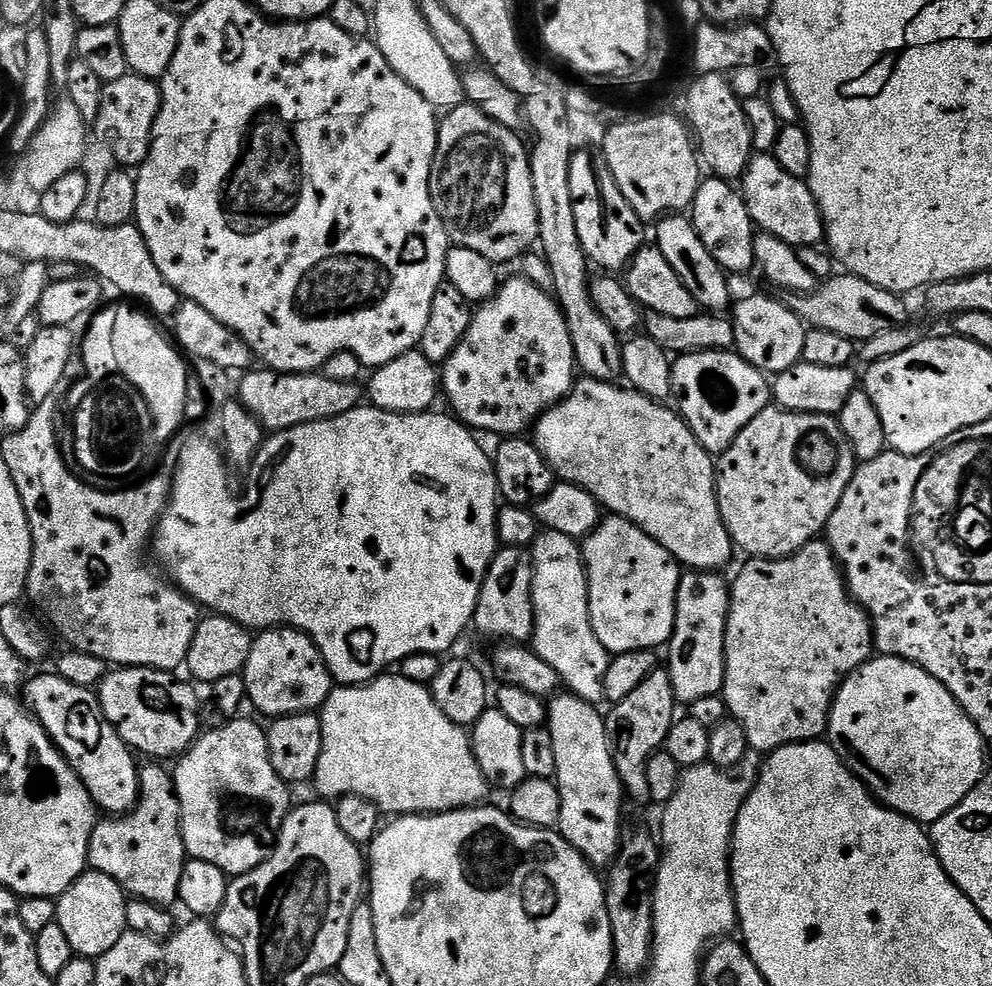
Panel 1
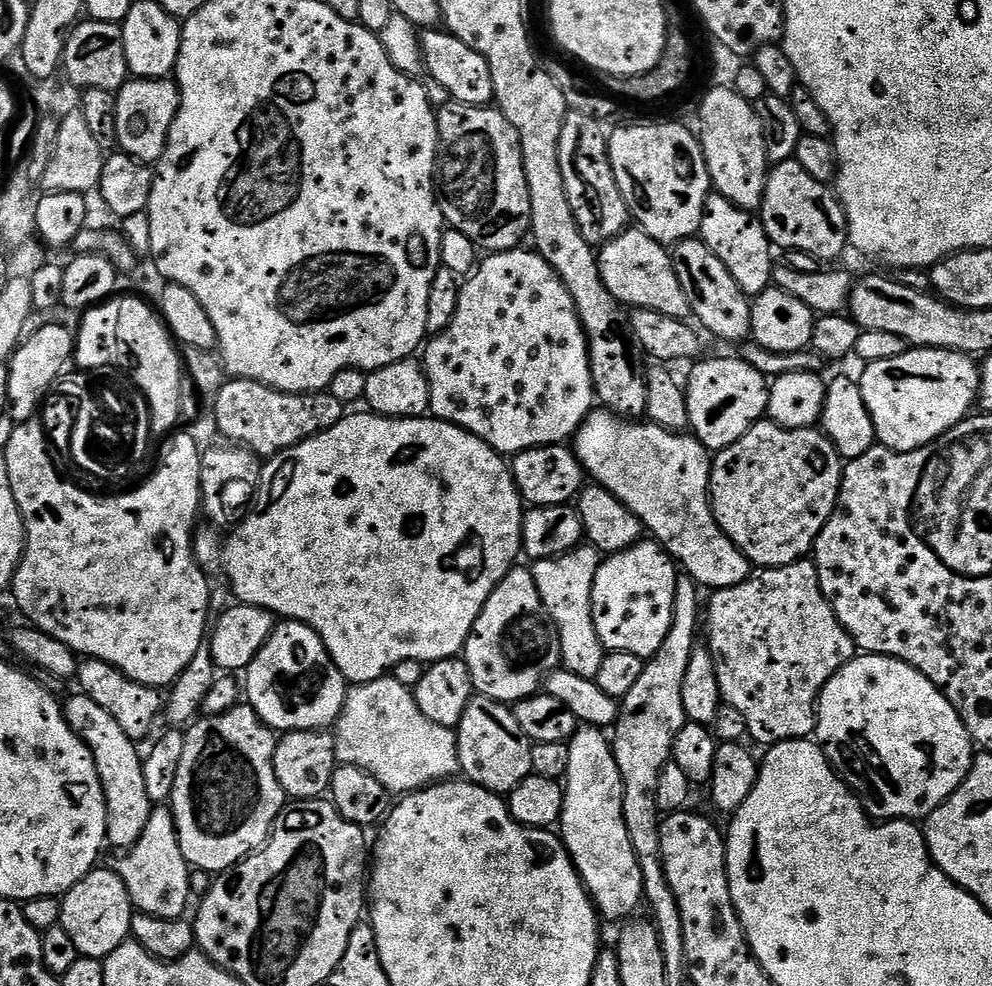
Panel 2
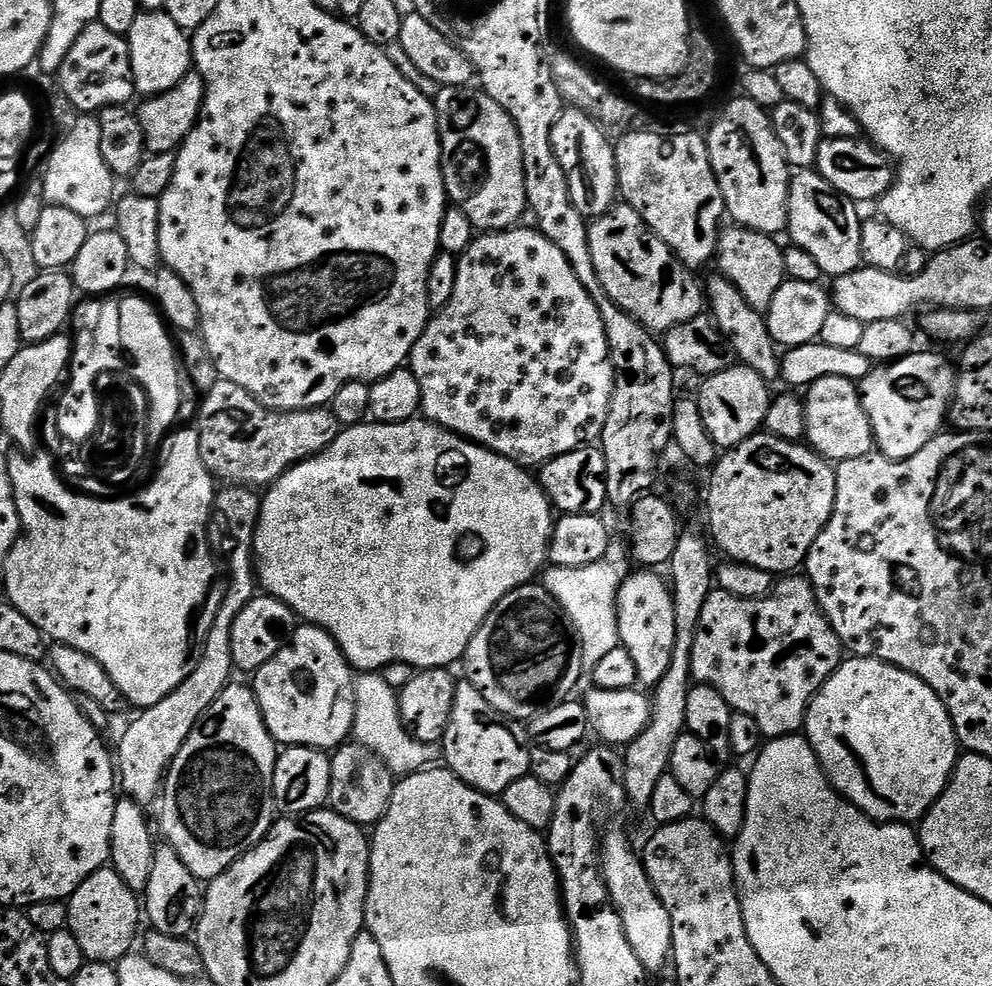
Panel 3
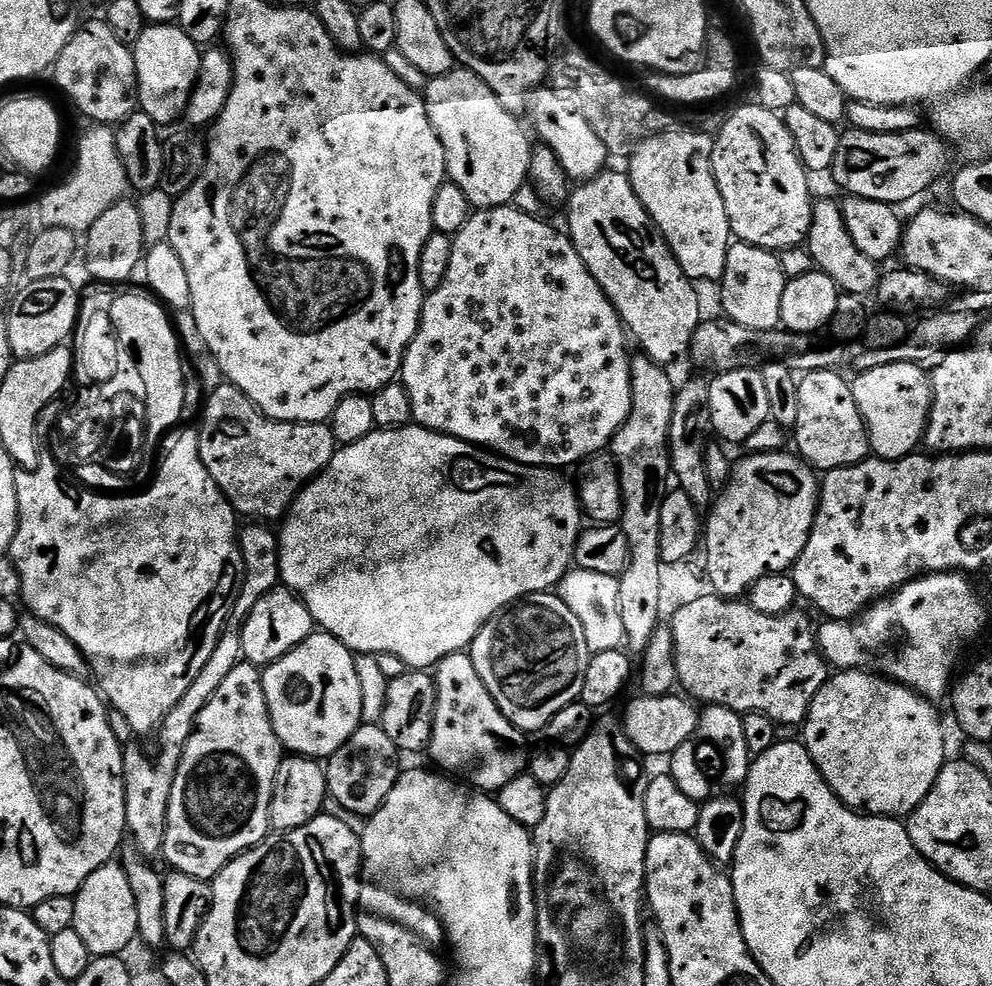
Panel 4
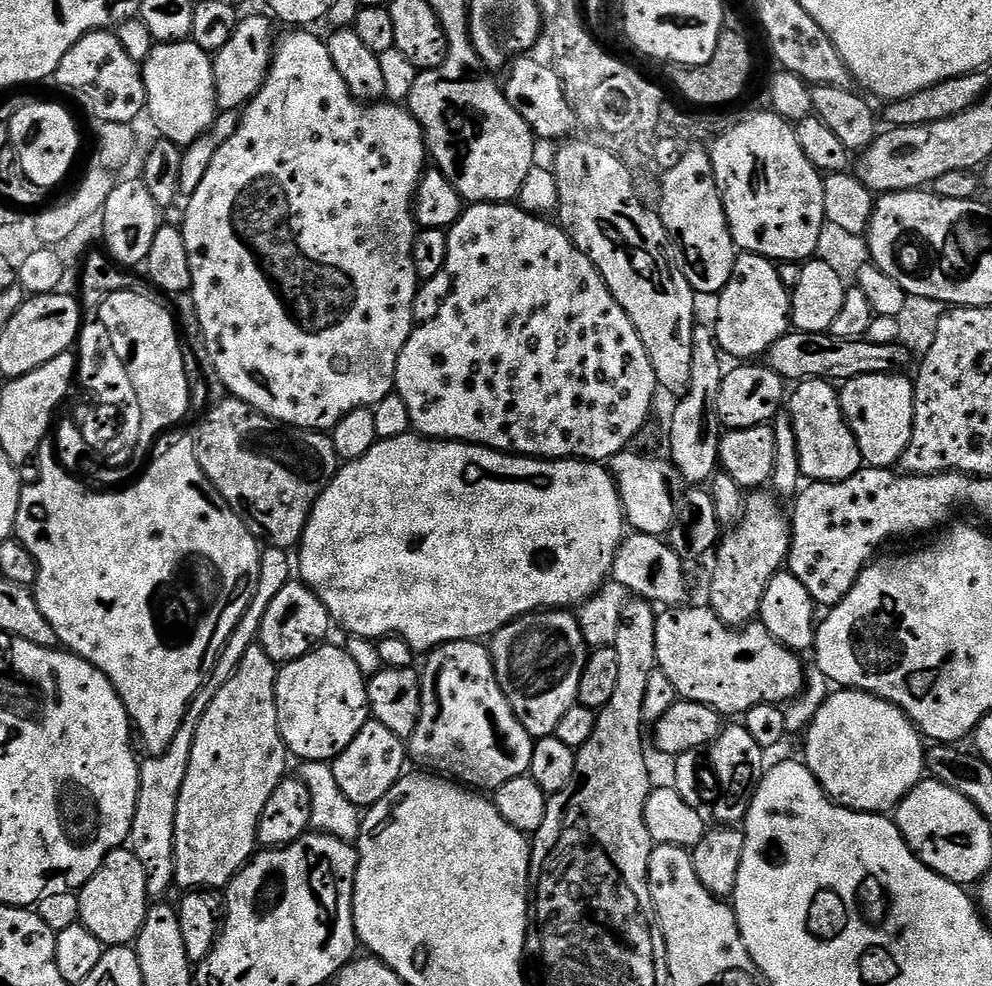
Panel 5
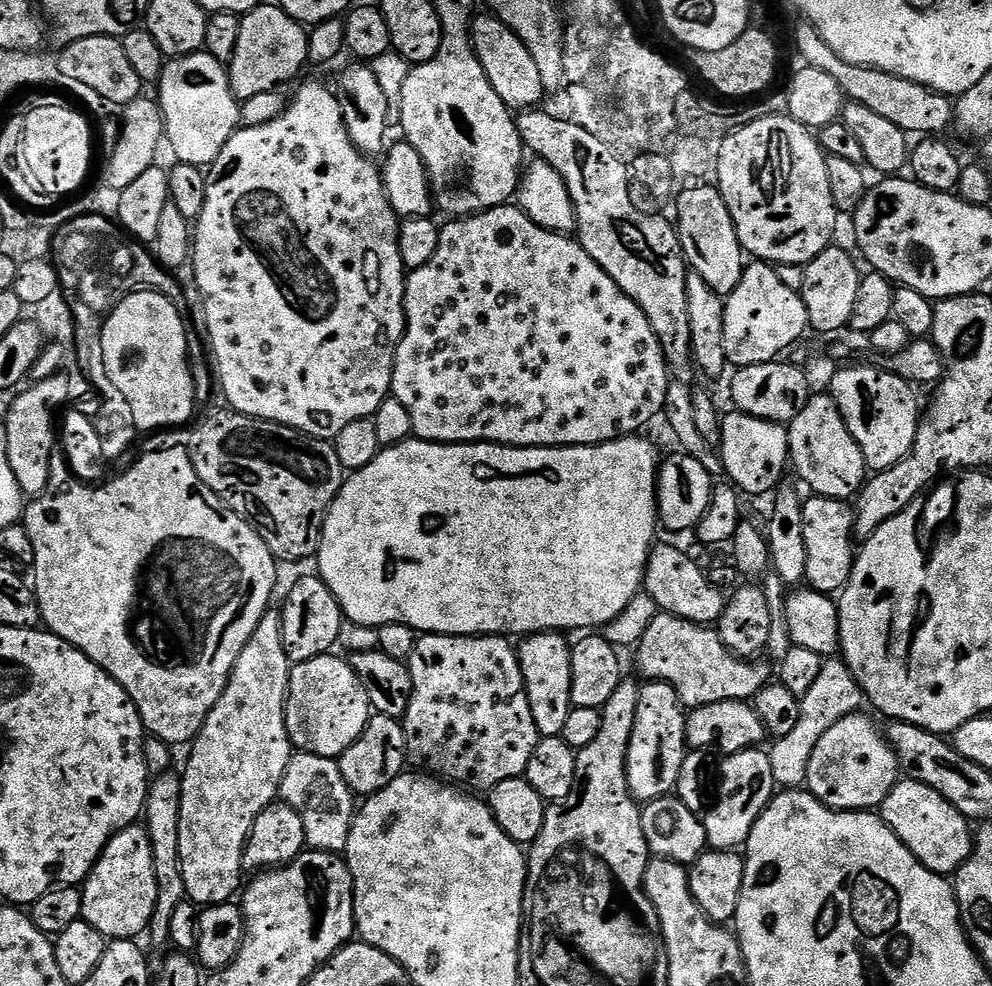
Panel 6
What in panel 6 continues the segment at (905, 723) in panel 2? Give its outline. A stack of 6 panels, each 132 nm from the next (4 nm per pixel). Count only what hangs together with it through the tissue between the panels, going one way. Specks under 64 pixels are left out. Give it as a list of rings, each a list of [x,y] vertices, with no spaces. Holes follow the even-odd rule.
[[[865,714],[847,716],[842,722],[834,722],[822,738],[818,738],[818,746],[808,759],[808,782],[807,791],[818,797],[827,808],[835,808],[841,812],[863,812],[865,810],[879,809],[880,803],[890,794],[890,790],[898,783],[901,775],[900,763],[896,755],[892,753],[892,747],[887,739],[876,729],[876,724]]]

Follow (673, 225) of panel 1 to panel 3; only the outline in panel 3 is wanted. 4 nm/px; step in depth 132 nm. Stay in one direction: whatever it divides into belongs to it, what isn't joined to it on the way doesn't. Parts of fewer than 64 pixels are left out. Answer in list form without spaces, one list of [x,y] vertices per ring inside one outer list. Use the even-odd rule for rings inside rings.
[[[713,274],[709,278],[708,284],[706,280],[706,308],[710,313],[710,319],[716,323],[717,330],[728,340],[728,345],[734,350],[737,361],[743,367],[754,370],[754,374],[758,374],[763,380],[769,382],[780,380],[781,353],[778,351],[774,338],[770,338],[767,319],[761,312],[754,310],[754,306],[750,306],[746,302],[746,298],[742,298],[742,294],[738,294],[736,287],[725,276]]]

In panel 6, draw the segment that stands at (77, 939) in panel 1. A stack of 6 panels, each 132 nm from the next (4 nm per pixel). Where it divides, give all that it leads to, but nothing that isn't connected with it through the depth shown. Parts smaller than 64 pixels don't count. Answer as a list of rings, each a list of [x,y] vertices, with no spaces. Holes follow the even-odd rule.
[[[139,823],[123,828],[117,836],[108,841],[98,862],[82,885],[82,919],[94,930],[98,930],[109,941],[131,940],[139,937],[139,932],[149,931],[152,915],[158,902],[158,878],[154,878],[154,850],[150,846],[147,827]]]

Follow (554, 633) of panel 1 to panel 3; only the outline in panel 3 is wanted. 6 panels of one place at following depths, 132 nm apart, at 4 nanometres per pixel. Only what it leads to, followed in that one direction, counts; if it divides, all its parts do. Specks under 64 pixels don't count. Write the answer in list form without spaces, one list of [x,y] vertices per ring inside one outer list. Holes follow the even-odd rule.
[[[605,558],[590,566],[549,567],[542,576],[544,589],[560,603],[560,608],[564,612],[564,619],[568,621],[576,637],[584,667],[588,670],[598,666],[598,662],[602,662],[602,658],[606,658],[606,654],[610,654],[610,650],[621,647],[616,618],[616,594],[620,589],[622,572],[619,572],[610,561],[611,559]]]

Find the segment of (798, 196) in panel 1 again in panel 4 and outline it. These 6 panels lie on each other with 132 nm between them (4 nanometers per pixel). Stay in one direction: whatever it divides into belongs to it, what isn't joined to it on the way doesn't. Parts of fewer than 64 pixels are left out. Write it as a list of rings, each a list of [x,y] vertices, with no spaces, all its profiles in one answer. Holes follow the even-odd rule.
[[[817,199],[813,203],[812,225],[806,237],[806,247],[812,255],[813,265],[828,275],[841,293],[861,298],[871,297],[875,293],[882,275],[881,269],[876,269],[879,268],[877,261],[866,258],[866,254],[854,246],[854,238],[850,238],[850,230],[846,230],[837,201]]]

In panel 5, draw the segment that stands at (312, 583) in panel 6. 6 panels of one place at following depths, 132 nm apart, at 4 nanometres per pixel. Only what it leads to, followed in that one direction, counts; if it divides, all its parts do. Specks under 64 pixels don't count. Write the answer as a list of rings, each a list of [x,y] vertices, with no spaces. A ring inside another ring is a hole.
[[[293,578],[286,586],[282,586],[282,591],[274,597],[274,602],[270,602],[266,618],[262,618],[258,643],[277,666],[283,666],[302,658],[313,648],[321,647],[329,639],[328,628],[332,627],[332,618],[328,615],[326,606],[322,606],[322,602],[307,584]]]

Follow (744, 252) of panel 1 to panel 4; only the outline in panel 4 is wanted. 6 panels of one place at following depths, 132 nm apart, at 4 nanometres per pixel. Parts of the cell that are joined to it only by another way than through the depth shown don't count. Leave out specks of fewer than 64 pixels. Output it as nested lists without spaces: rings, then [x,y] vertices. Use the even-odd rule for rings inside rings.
[[[733,242],[728,245],[726,270],[718,282],[723,315],[729,320],[746,326],[751,332],[775,332],[781,327],[784,271],[779,255],[753,244]]]

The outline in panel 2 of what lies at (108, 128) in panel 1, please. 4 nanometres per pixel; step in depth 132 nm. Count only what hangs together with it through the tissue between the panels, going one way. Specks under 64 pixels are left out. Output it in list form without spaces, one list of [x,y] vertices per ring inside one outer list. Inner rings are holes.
[[[129,79],[116,93],[116,109],[118,110],[116,141],[119,151],[149,166],[159,164],[166,150],[170,126],[180,109],[180,88],[176,85],[175,79]]]

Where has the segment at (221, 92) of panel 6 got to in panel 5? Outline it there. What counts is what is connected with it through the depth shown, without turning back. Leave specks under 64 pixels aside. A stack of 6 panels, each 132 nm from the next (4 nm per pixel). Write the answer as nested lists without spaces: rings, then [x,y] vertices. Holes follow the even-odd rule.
[[[191,38],[187,40],[171,40],[168,44],[153,43],[150,54],[142,61],[144,85],[148,106],[147,115],[152,115],[156,128],[163,139],[177,146],[192,144],[199,136],[212,129],[218,115],[216,107],[216,87],[214,86],[213,57],[203,52]]]

